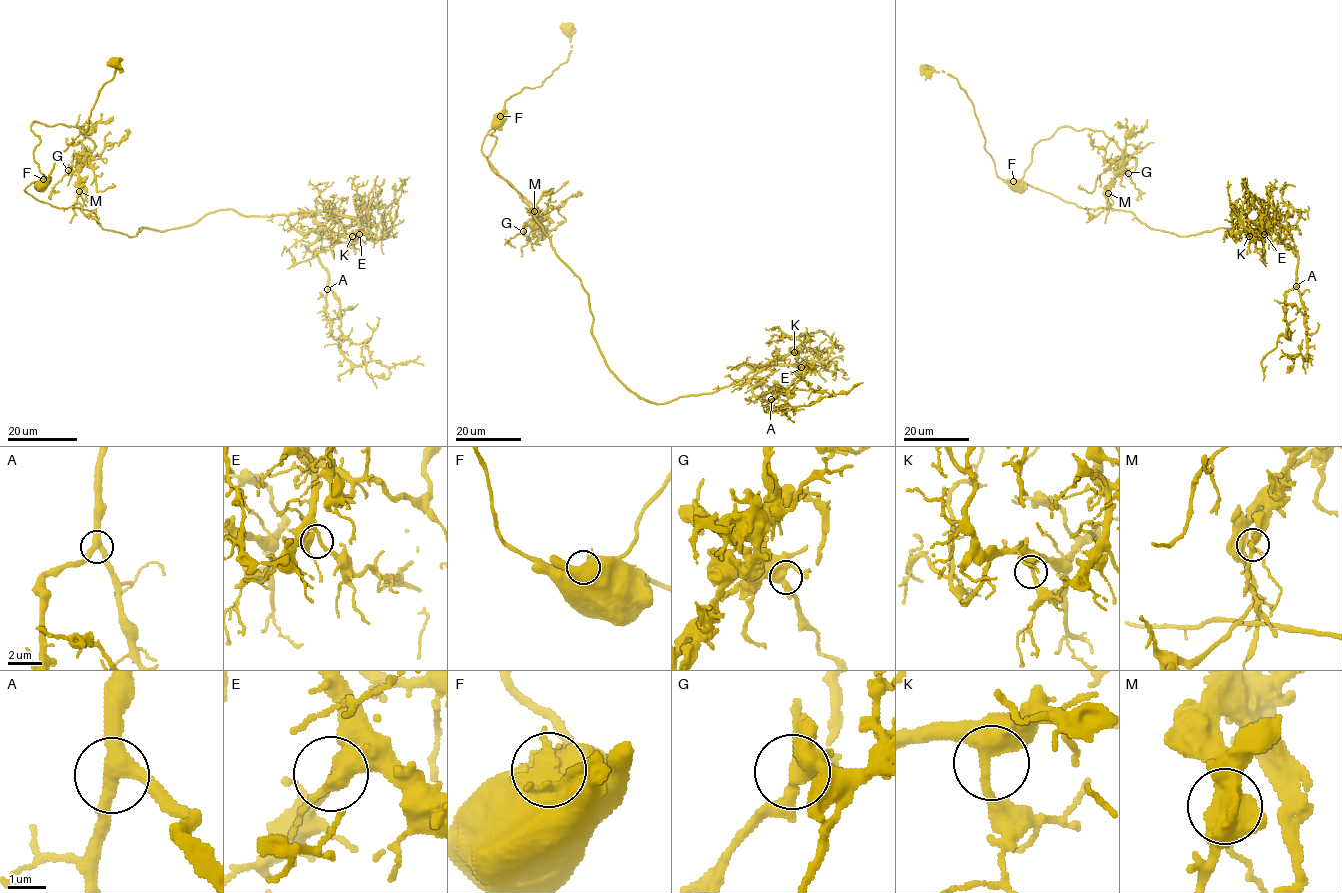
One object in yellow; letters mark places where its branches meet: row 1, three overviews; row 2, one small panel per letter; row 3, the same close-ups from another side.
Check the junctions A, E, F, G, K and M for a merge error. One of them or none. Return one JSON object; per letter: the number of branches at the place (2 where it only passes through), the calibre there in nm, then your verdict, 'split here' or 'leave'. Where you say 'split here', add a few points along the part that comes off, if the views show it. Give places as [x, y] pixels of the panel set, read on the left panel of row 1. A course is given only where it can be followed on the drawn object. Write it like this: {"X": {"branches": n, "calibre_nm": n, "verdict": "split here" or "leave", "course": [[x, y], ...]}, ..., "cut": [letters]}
{"A": {"branches": 3, "calibre_nm": 360, "verdict": "leave"}, "E": {"branches": 2, "calibre_nm": 240, "verdict": "leave"}, "F": {"branches": 2, "calibre_nm": 850, "verdict": "split here", "course": [[44, 179], [32, 123], [77, 126], [95, 146], [80, 164], [76, 201], [85, 215], [100, 206]]}, "G": {"branches": 3, "calibre_nm": 360, "verdict": "leave"}, "K": {"branches": 3, "calibre_nm": 360, "verdict": "leave"}, "M": {"branches": 2, "calibre_nm": 440, "verdict": "leave"}, "cut": ["F"]}

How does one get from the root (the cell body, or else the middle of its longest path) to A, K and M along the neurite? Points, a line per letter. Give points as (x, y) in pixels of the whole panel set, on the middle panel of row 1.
A: (499, 122), (482, 152), (579, 278), (607, 367), (640, 397), (666, 403), (767, 366), (752, 393), (771, 399)
K: (499, 122), (482, 152), (579, 278), (592, 336), (628, 388), (654, 403), (713, 393), (747, 382), (794, 352)
M: (499, 122), (485, 137), (482, 152), (534, 215), (534, 211)

